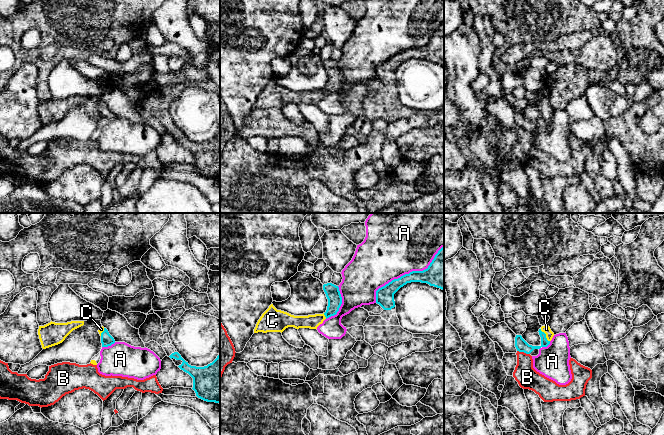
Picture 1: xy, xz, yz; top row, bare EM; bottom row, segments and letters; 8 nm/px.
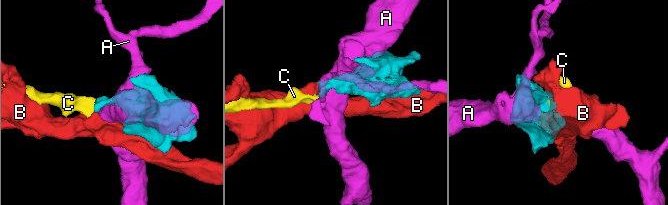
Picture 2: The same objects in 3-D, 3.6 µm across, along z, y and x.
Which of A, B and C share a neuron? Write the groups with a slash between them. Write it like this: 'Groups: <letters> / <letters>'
Groups: A / B / C

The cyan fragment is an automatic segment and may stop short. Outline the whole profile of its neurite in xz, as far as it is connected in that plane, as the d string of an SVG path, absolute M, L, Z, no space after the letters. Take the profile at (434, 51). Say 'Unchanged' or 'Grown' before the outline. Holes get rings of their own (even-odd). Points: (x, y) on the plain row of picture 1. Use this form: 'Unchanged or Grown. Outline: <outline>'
Unchanged. Outline: M444 23L438 27L427 45L412 47L379 64L376 67L376 79L384 86L391 86L395 83L394 70L411 58L427 59L444 66Z

